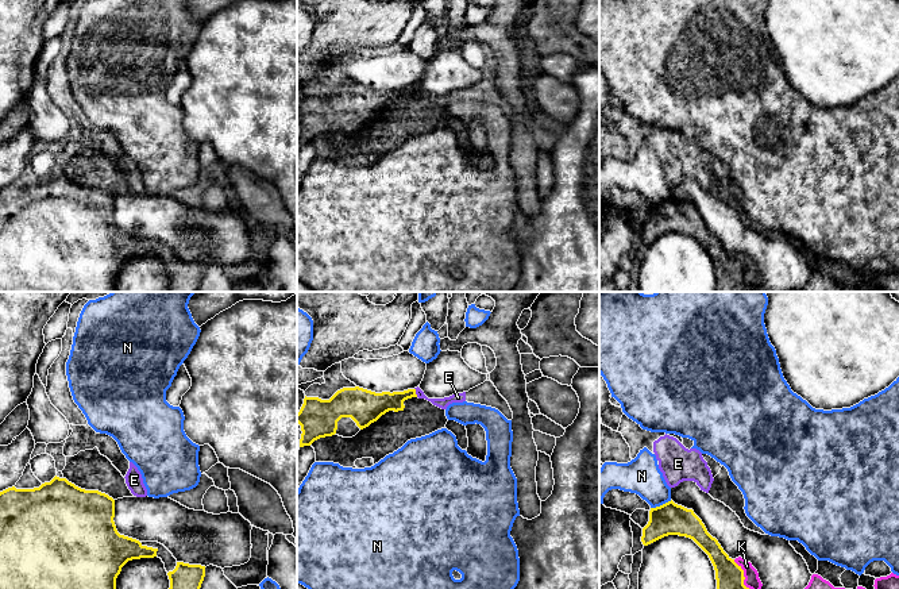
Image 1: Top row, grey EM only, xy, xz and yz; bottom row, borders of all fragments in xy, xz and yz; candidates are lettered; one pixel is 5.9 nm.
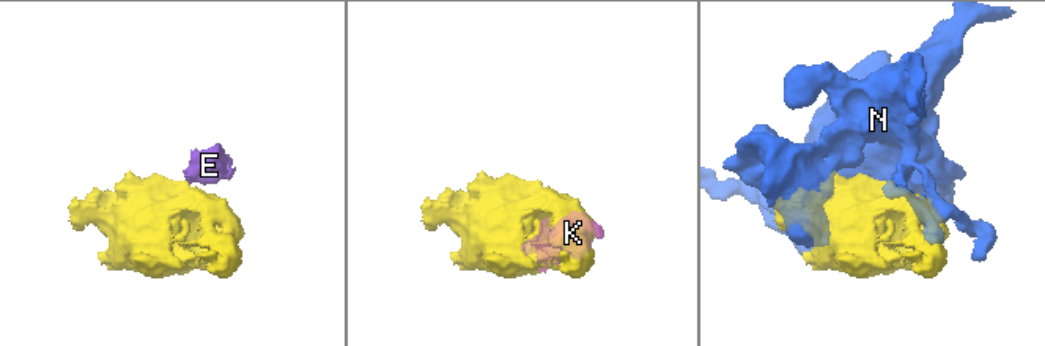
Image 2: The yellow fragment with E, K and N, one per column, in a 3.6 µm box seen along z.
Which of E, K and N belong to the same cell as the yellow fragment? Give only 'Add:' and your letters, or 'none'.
Add: K

